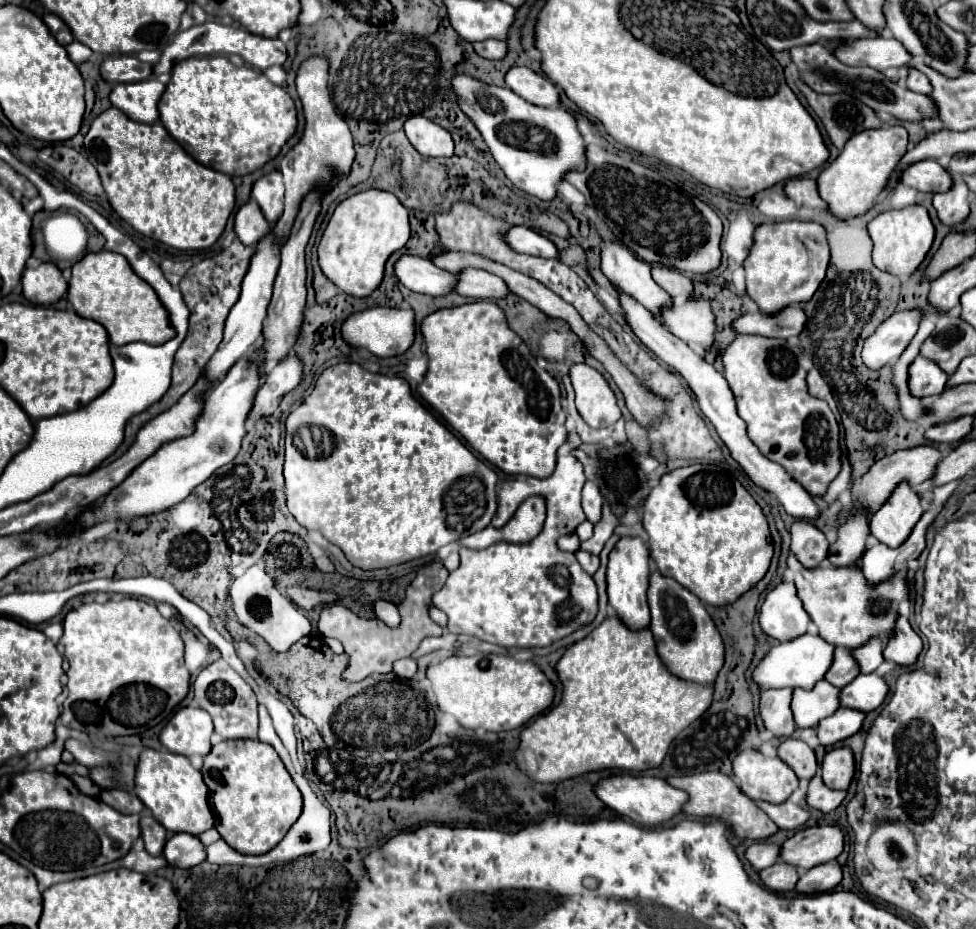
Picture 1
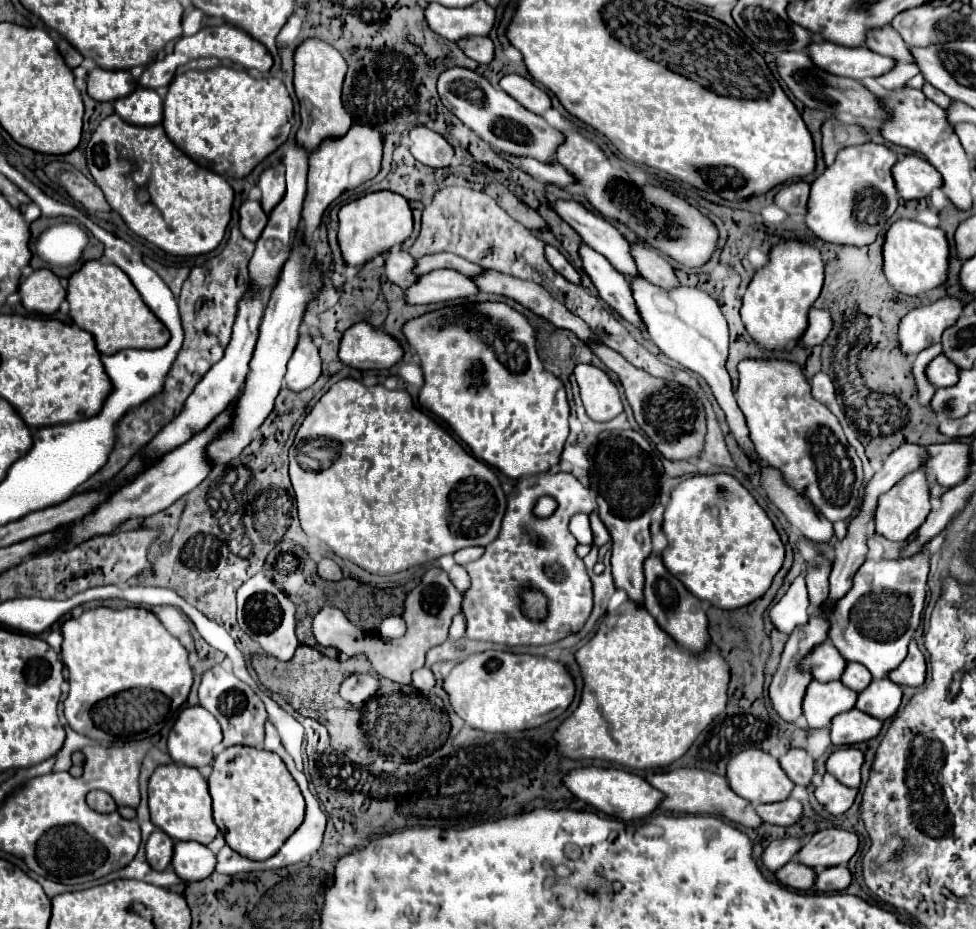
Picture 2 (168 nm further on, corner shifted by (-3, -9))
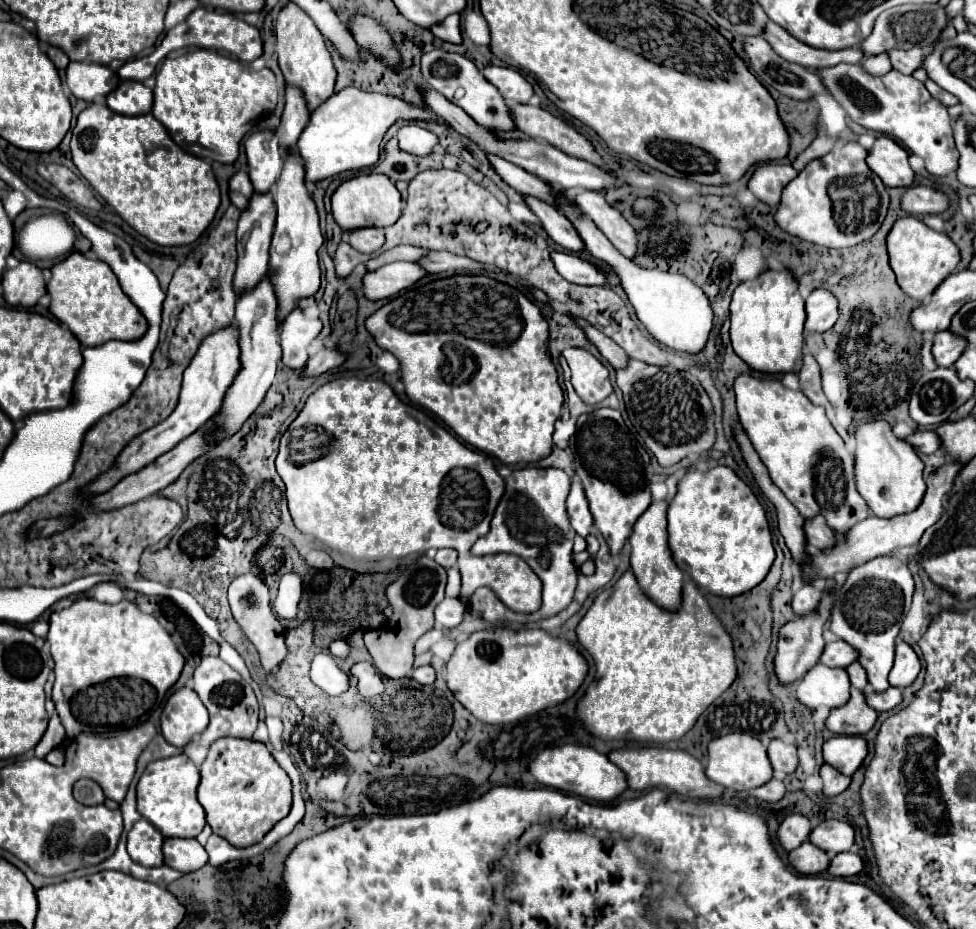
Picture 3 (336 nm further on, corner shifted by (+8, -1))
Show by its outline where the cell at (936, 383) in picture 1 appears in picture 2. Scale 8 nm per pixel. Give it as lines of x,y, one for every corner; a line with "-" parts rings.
936,356
926,368
926,378
934,388
948,388
958,382
958,368
946,356

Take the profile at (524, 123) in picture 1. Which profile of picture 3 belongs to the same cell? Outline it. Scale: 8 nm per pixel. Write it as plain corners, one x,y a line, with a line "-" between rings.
437,48
421,56
421,72
431,88
447,96
447,100
451,100
453,104
461,106
477,124
483,124
487,128
515,128
515,122
507,116
507,102
503,100
503,96
499,96
499,92
495,92
495,86
485,80
485,76
469,58

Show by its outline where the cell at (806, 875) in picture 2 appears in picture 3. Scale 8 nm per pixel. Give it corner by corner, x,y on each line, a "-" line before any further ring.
807,840
799,848
789,852
789,862
801,874
821,874
821,872
825,872
829,868
831,858
829,858
827,852
823,852
821,848
813,846

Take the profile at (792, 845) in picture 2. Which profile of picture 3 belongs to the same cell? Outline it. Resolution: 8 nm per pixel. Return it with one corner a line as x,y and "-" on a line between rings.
789,814
783,824
779,826
779,844
791,852
793,848
801,846
809,834
811,834
813,826
811,826
811,820
803,814

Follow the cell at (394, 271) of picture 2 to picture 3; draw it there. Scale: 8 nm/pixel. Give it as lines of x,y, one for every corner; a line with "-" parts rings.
355,228
347,232
349,236
349,244
363,252
363,254
373,254
383,246
383,228

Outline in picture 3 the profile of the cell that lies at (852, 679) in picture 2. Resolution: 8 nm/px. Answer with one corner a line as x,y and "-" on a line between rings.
859,662
851,664
851,666
847,668
847,672
849,672
849,680
851,680
851,684
853,684
855,688
859,688
859,690
869,688
869,684
867,684
867,672
865,672
865,668
863,668

